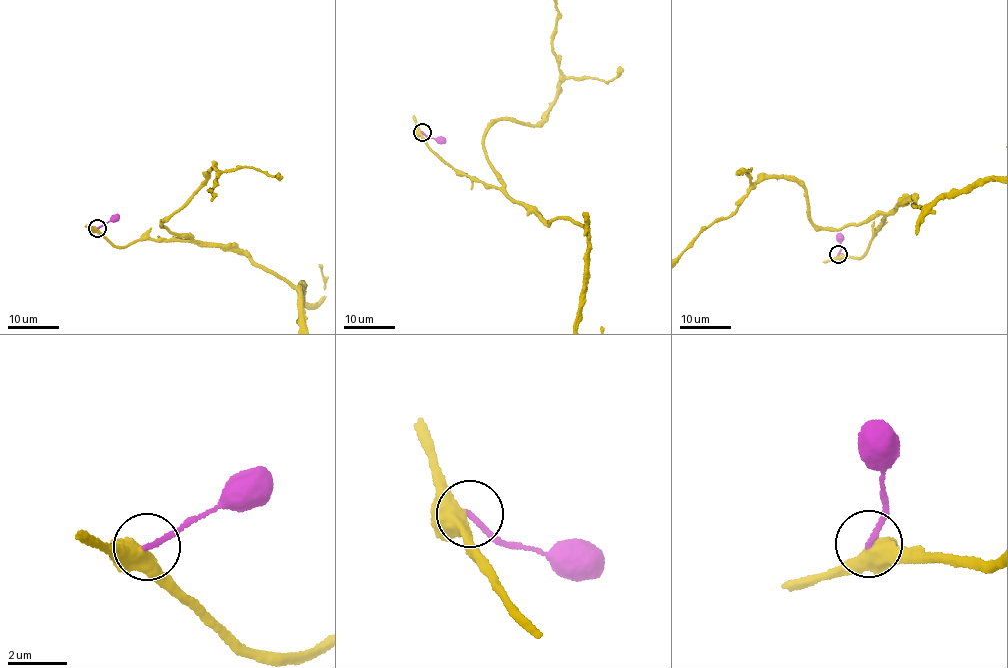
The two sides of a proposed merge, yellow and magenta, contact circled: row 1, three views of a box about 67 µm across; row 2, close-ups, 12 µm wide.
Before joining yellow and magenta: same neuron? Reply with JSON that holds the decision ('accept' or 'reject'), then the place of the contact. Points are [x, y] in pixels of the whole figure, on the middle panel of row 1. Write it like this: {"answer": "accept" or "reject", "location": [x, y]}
{"answer": "reject", "location": [422, 132]}

